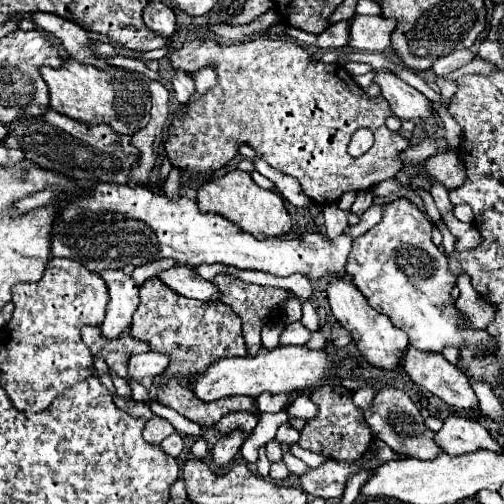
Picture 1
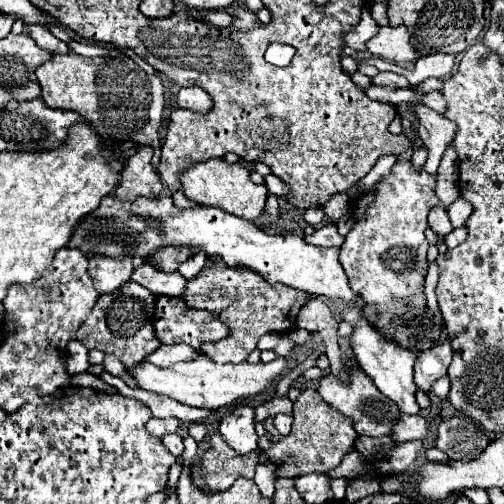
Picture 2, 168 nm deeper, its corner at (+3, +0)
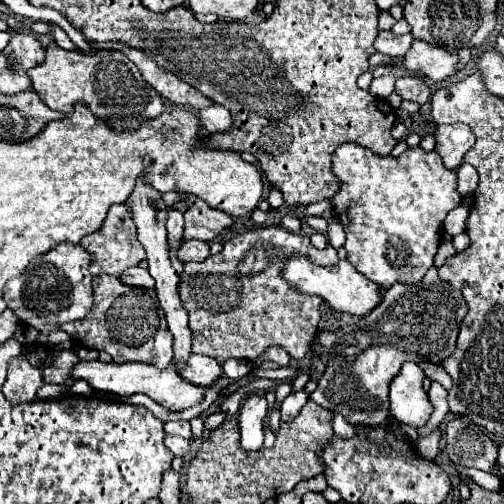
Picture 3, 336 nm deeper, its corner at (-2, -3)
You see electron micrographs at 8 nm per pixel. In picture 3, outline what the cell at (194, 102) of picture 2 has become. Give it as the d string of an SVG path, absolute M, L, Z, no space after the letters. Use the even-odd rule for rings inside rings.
M209 104L207 108L201 108L199 120L205 126L205 130L209 130L211 134L221 132L221 130L229 130L231 124L233 124L229 110L221 104Z

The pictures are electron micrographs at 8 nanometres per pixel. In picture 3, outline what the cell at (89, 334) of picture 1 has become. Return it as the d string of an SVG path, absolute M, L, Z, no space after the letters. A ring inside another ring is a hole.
M113 276L93 278L95 306L85 320L63 324L61 328L77 346L107 352L115 362L169 362L173 360L173 336L169 332L165 312L157 304L157 292L121 284Z

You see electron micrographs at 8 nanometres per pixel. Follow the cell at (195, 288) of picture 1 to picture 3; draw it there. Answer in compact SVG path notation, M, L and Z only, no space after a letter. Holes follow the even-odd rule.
M131 268L129 272L125 272L125 276L121 278L121 282L129 284L129 286L147 288L147 290L155 288L155 280L151 278L151 274L145 268Z

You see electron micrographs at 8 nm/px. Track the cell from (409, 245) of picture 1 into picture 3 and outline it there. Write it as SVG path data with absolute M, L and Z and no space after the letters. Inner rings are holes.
M341 144L333 154L333 168L335 176L341 180L341 190L333 196L335 202L335 218L345 228L347 242L347 260L375 282L381 290L391 288L393 284L417 286L441 244L441 226L449 210L461 204L461 196L457 192L457 176L453 170L447 170L441 164L441 156L437 152L425 152L421 148L407 150L403 156L377 156L371 150L365 150L357 144Z

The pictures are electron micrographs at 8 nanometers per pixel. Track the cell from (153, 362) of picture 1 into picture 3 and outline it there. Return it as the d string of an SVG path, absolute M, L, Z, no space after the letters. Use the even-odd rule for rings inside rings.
M193 354L187 358L187 364L181 368L181 376L185 376L193 384L207 384L211 386L217 378L223 376L223 368L209 356Z

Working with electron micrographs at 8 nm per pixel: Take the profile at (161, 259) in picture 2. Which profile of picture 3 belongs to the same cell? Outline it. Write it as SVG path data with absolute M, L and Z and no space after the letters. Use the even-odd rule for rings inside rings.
M187 240L181 244L181 248L177 250L177 258L187 264L187 262L201 262L209 256L209 244L201 242L201 240Z

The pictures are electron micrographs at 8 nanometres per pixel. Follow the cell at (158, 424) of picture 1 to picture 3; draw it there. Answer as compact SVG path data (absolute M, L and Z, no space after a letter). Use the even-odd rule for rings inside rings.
M177 420L177 422L167 422L165 424L165 434L171 434L171 436L181 436L181 438L191 438L191 428L189 428L189 422L187 420Z

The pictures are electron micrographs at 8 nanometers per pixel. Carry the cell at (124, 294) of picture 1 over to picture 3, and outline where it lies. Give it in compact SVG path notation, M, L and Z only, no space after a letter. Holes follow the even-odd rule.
M117 204L117 206L111 206L109 208L109 214L103 222L103 226L89 234L89 236L83 236L81 240L81 246L89 252L91 256L91 268L89 272L93 276L101 276L101 274L109 274L109 276L121 276L125 270L133 268L133 266L139 266L141 260L145 260L145 248L141 248L137 236L135 236L135 228L133 228L133 220L129 216L129 208L125 208L125 204Z

